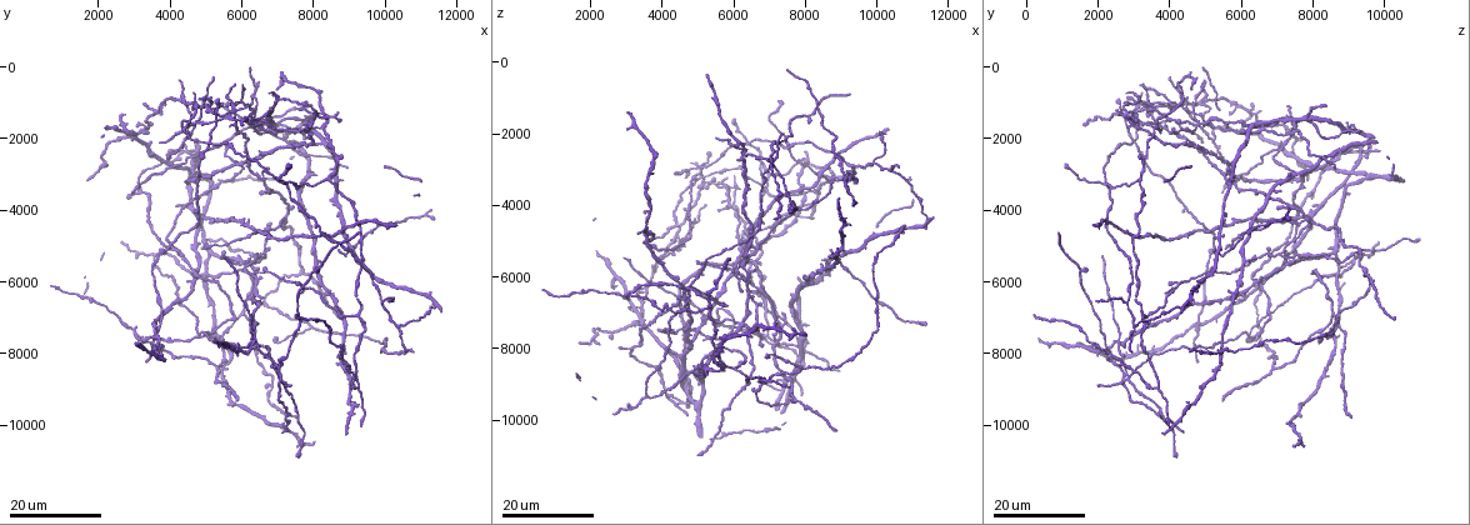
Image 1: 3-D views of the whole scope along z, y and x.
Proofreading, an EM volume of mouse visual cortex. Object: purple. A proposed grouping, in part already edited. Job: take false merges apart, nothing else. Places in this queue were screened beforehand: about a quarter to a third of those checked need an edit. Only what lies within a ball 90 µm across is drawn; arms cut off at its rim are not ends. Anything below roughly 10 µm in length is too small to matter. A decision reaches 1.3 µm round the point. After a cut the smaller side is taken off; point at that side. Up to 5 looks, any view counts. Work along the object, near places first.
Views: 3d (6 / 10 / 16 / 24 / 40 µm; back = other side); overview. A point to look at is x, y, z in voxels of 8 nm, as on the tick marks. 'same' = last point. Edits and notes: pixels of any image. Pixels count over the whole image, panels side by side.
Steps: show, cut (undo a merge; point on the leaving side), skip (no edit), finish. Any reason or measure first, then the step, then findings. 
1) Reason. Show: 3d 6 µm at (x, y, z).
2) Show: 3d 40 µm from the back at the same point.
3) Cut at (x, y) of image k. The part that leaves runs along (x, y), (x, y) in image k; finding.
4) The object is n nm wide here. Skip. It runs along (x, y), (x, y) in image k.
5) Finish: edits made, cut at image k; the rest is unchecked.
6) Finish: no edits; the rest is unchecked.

Four or more arms meet. Show: 3d 24 µm at (6200, 5500, 7200).

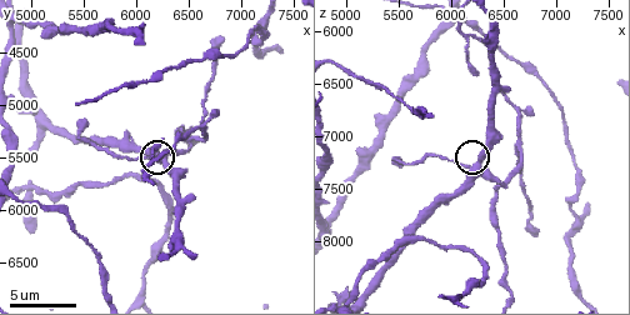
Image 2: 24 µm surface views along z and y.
Show: 3d 10 µm at (6260, 5520, 7280).

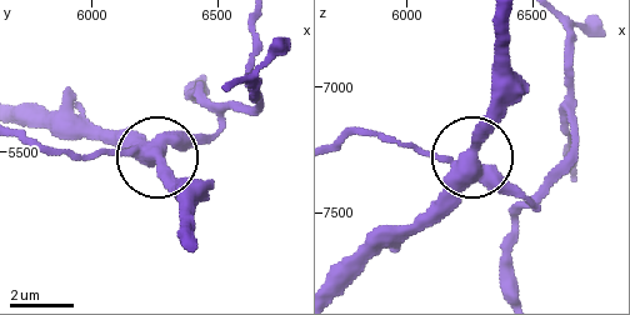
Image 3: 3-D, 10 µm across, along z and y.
The object is 430 nm wide here. Skip. It runs along (340, 288), (461, 168), (499, 89) in image 3; all the same neuron.

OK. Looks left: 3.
Three arms meet. Show: 3d 24 µm at (3600, 5200, 9400).

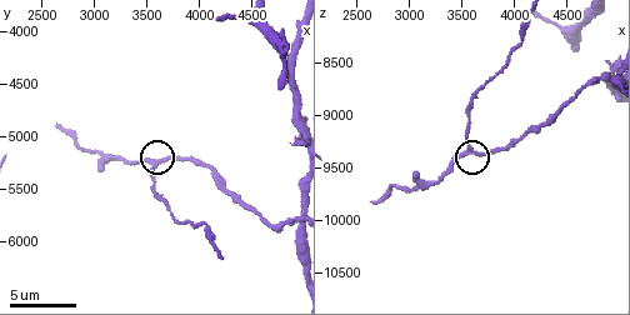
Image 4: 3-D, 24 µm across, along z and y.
Zoom in. Show: 3d 6 µm at (3580, 5280, 9320).

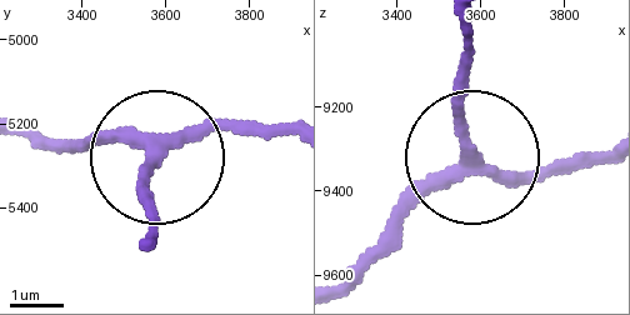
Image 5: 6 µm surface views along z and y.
The side arm is 27 µm long; 3 arms meet here. Skip. One neuron here.

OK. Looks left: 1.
Finish: no edits; the rest is unchecked.

